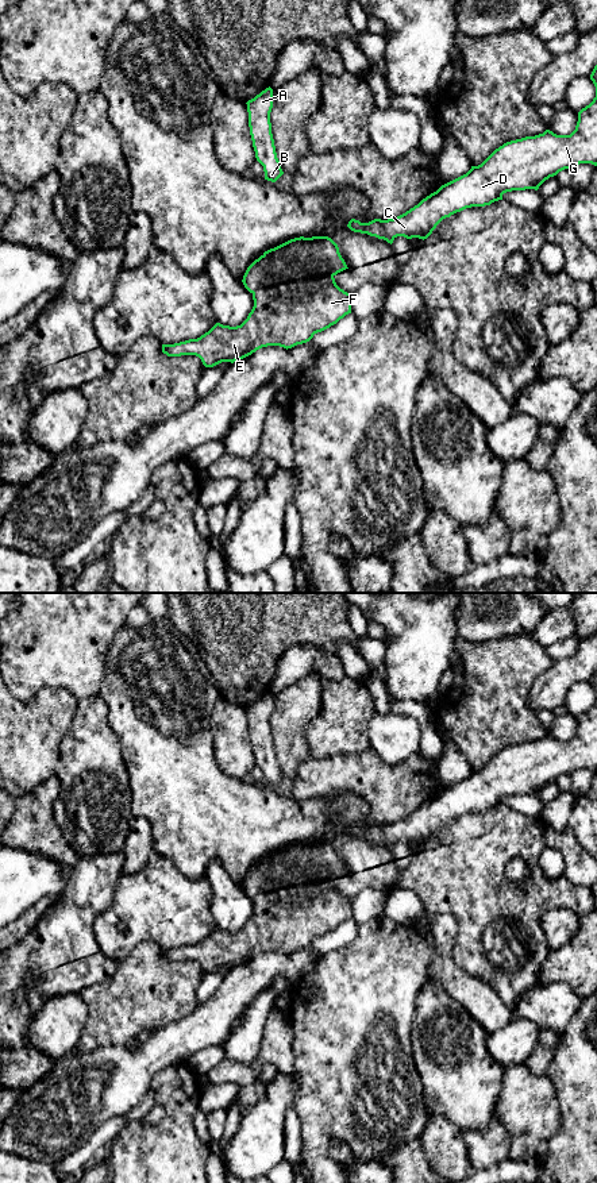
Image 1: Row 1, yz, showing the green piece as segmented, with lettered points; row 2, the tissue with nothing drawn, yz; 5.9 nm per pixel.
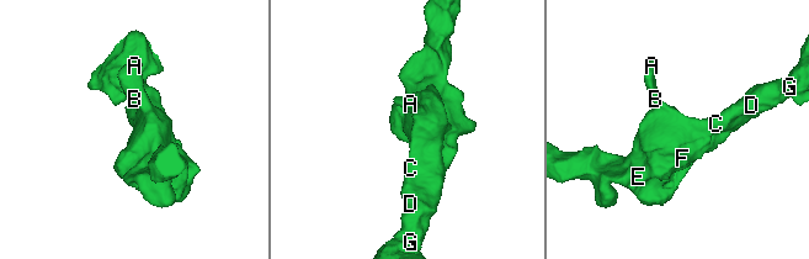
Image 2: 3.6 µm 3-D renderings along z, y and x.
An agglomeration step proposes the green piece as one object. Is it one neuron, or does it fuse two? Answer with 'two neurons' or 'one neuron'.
one neuron

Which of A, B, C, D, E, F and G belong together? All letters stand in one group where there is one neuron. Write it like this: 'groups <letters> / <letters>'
groups A B C D E F G

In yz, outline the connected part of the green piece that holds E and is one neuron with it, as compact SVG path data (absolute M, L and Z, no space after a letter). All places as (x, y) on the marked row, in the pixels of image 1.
M328 236L294 238L265 251L243 275L244 288L253 294L254 307L236 327L216 323L197 339L162 344L167 357L196 355L205 367L243 359L267 346L292 348L309 342L315 334L336 324L351 313L353 296L340 289L335 275L348 269L338 244Z

